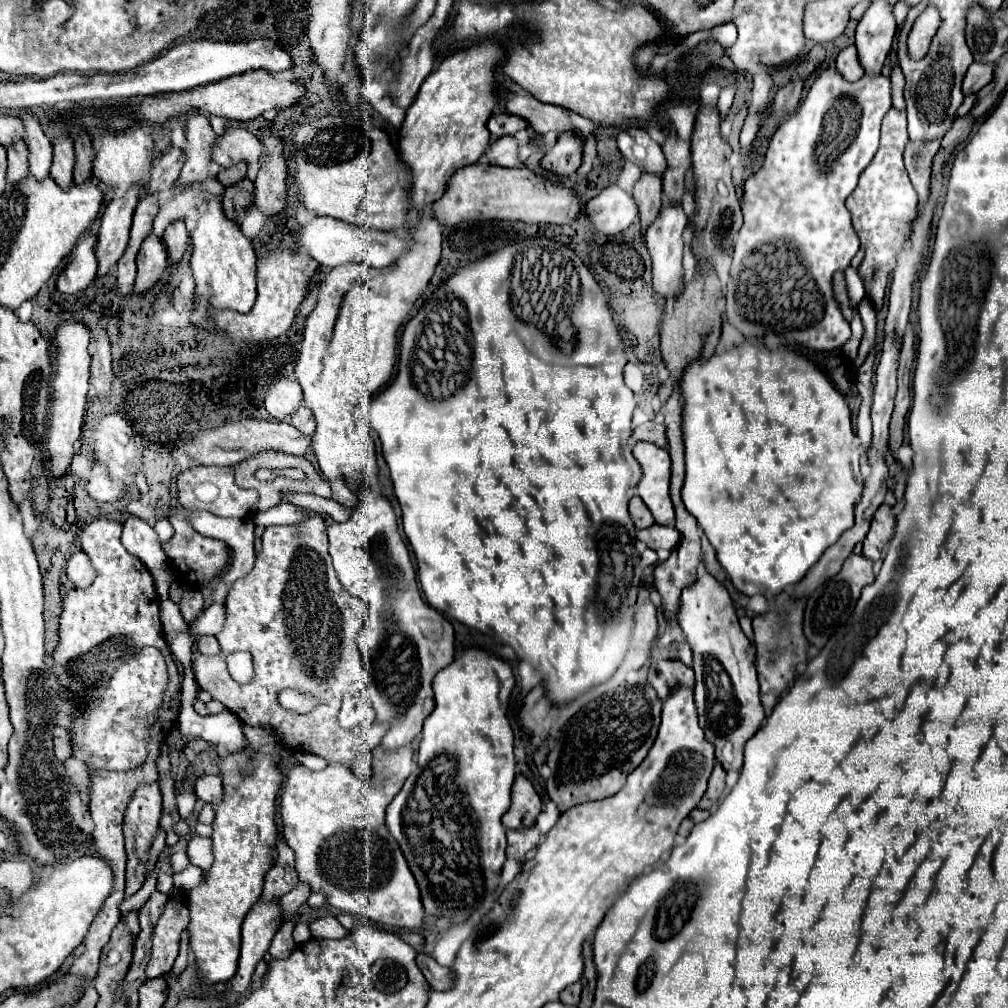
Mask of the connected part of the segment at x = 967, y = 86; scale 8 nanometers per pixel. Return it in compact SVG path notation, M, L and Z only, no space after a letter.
M973 62L971 68L967 70L967 76L963 80L963 94L973 94L973 92L979 92L983 86L987 86L993 78L993 68L995 64L979 64L979 62Z

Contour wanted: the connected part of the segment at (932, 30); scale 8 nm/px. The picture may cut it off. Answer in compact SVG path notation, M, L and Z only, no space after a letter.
M927 6L927 10L915 20L909 38L907 38L907 50L909 50L909 58L913 60L921 60L927 56L931 42L939 30L941 18L939 18L939 10L935 6Z

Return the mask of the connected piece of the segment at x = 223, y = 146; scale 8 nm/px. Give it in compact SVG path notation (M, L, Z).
M229 128L221 136L217 136L211 146L211 160L223 168L237 164L239 160L247 162L246 177L255 181L261 165L263 146L261 142L243 128Z

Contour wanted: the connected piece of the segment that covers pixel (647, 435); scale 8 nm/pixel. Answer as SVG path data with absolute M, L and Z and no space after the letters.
M645 422L641 426L637 426L631 434L631 440L633 442L639 442L639 440L645 440L645 442L651 442L651 444L657 444L657 446L665 446L667 444L667 438L665 438L665 426L659 424L659 422Z

